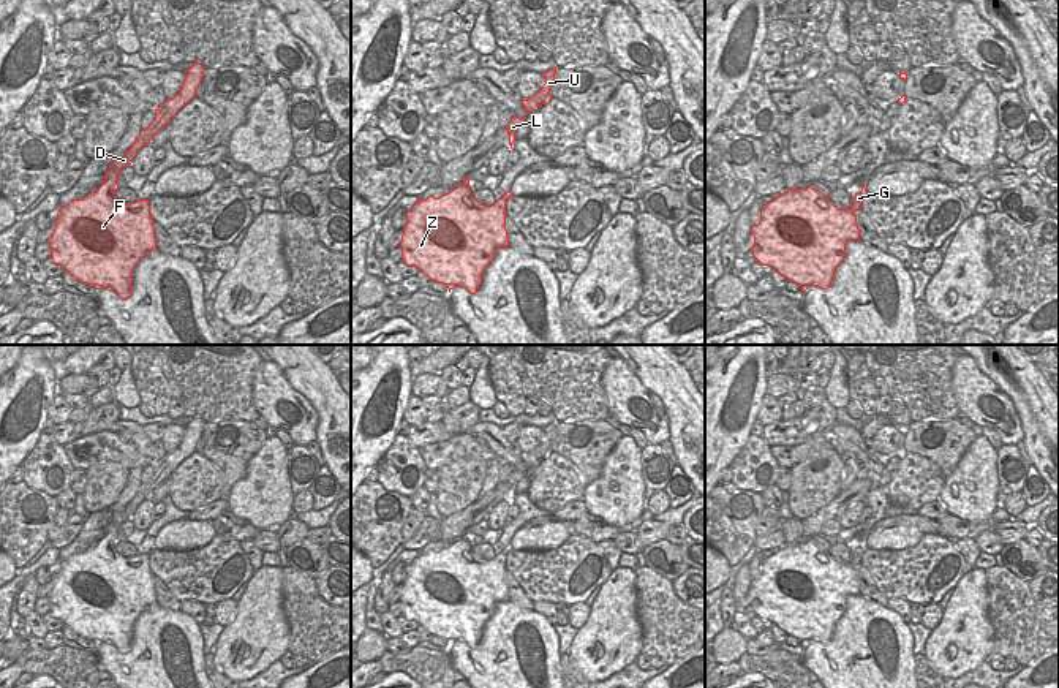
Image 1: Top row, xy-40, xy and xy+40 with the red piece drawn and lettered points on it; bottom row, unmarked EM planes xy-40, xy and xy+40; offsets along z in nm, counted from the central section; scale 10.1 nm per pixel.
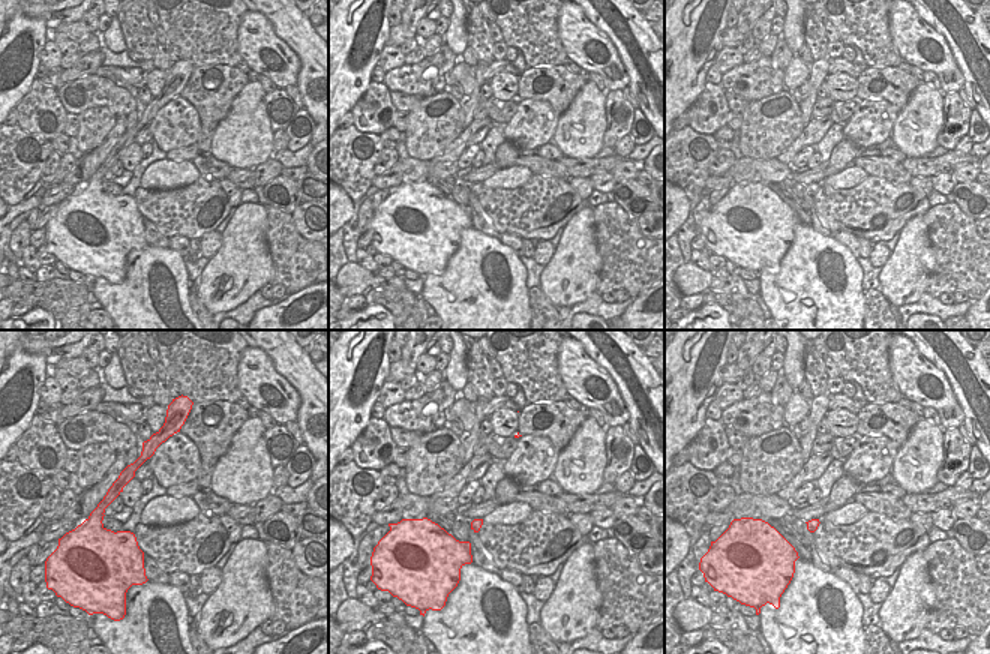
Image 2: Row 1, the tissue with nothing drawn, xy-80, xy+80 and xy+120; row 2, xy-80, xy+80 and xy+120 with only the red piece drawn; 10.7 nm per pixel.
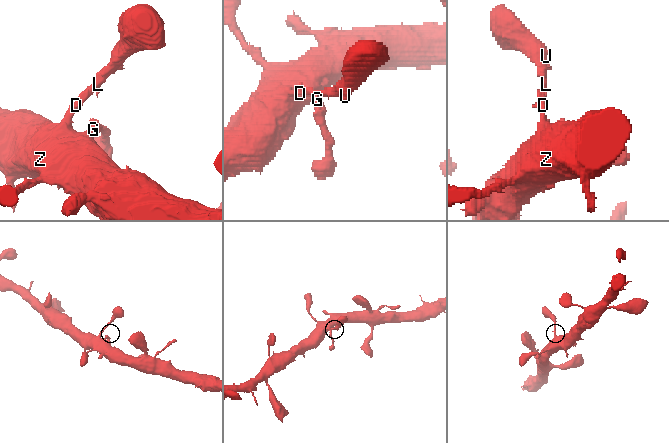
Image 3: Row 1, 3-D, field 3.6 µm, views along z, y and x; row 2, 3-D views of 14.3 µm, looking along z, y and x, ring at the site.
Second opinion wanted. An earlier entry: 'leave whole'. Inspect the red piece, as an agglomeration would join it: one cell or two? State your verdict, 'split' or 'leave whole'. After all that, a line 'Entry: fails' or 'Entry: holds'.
leave whole
Entry: holds

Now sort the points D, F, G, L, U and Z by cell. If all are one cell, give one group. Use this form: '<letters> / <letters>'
D F G L U Z

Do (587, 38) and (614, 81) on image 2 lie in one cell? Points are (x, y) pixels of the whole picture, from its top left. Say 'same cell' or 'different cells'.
same cell

